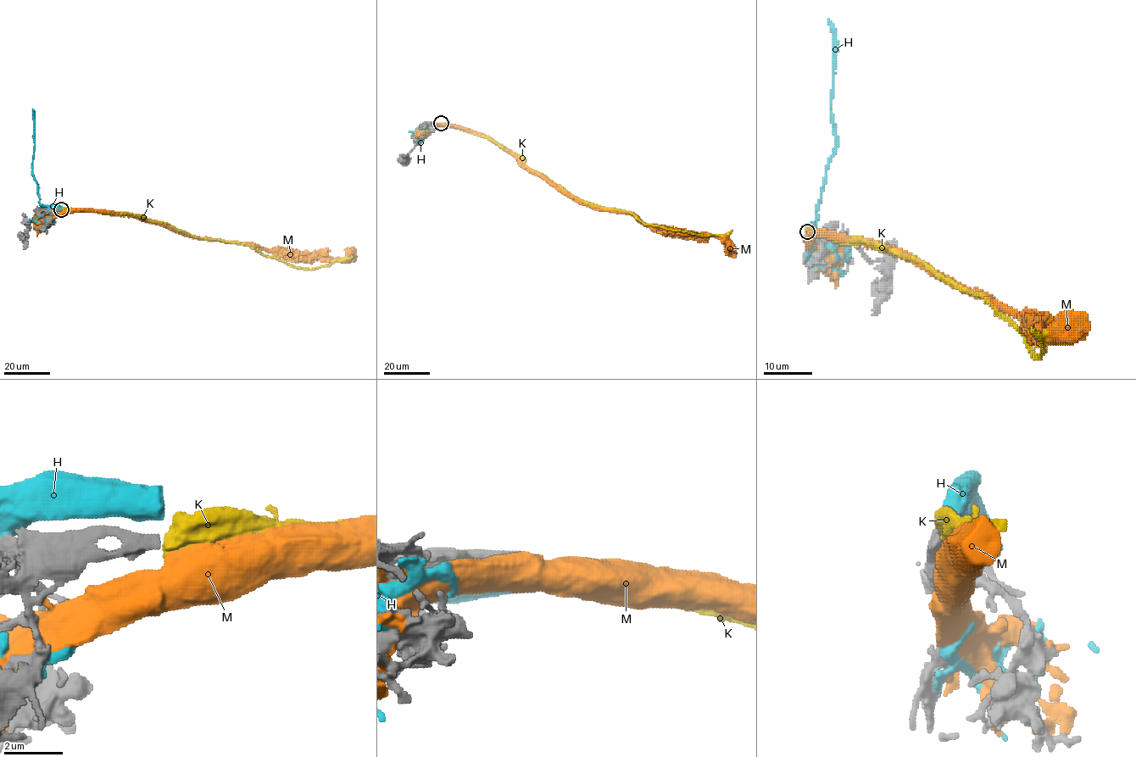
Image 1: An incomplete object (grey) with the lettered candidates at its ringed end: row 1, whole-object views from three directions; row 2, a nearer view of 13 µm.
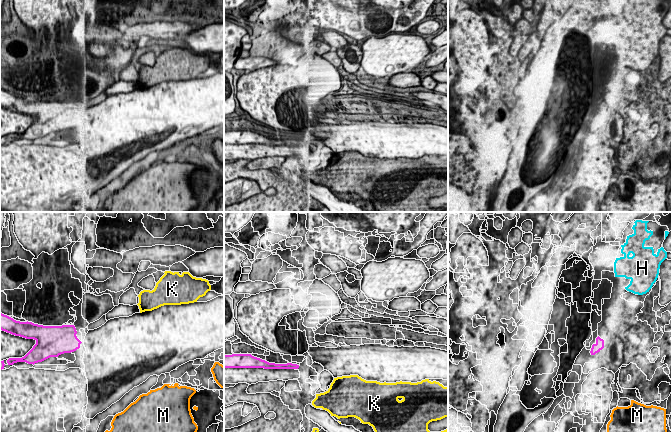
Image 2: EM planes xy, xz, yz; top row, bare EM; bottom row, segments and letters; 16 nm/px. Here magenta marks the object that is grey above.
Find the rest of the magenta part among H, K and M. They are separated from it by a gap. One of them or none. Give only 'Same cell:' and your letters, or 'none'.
Same cell: none

